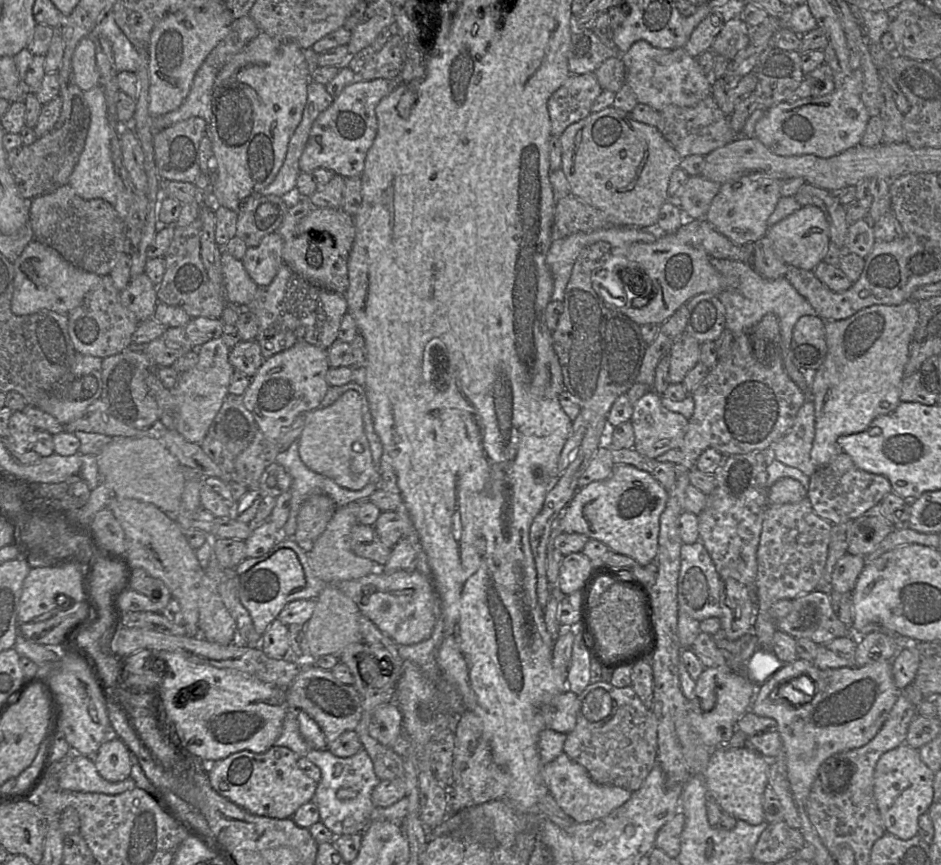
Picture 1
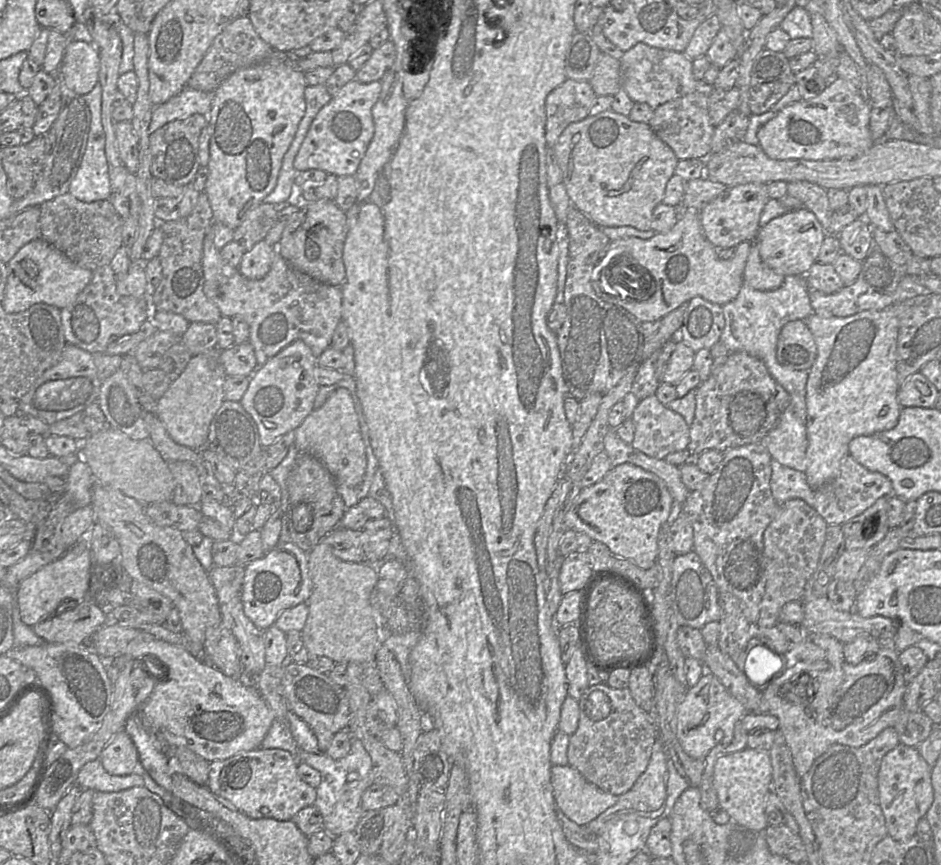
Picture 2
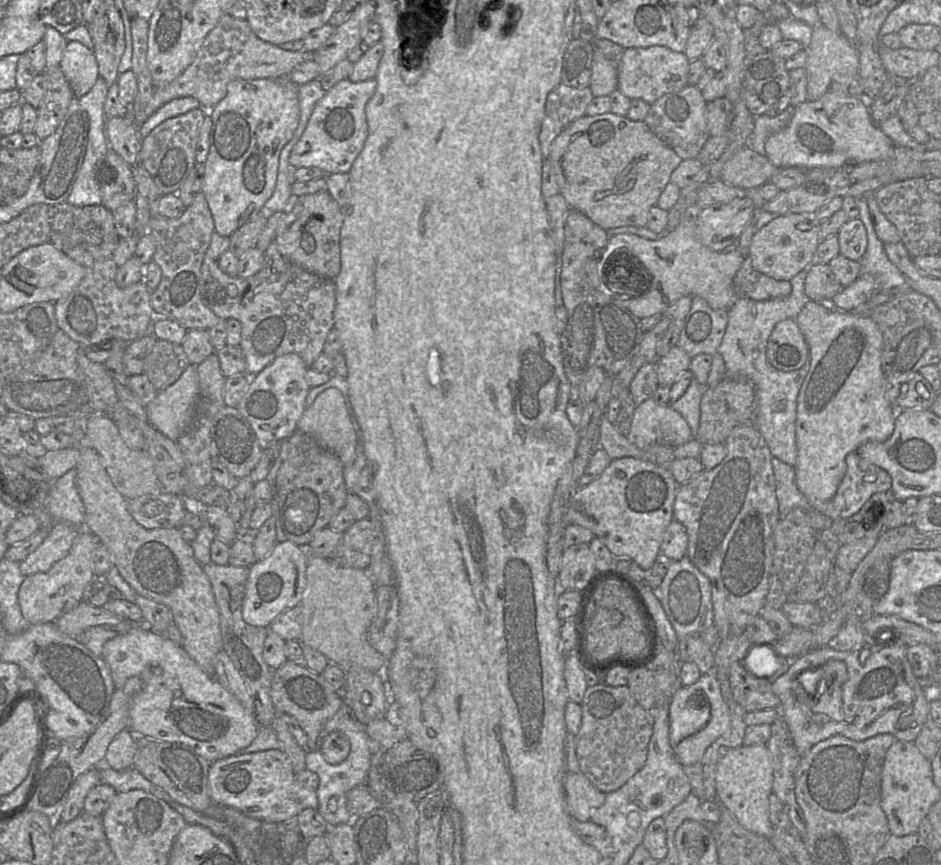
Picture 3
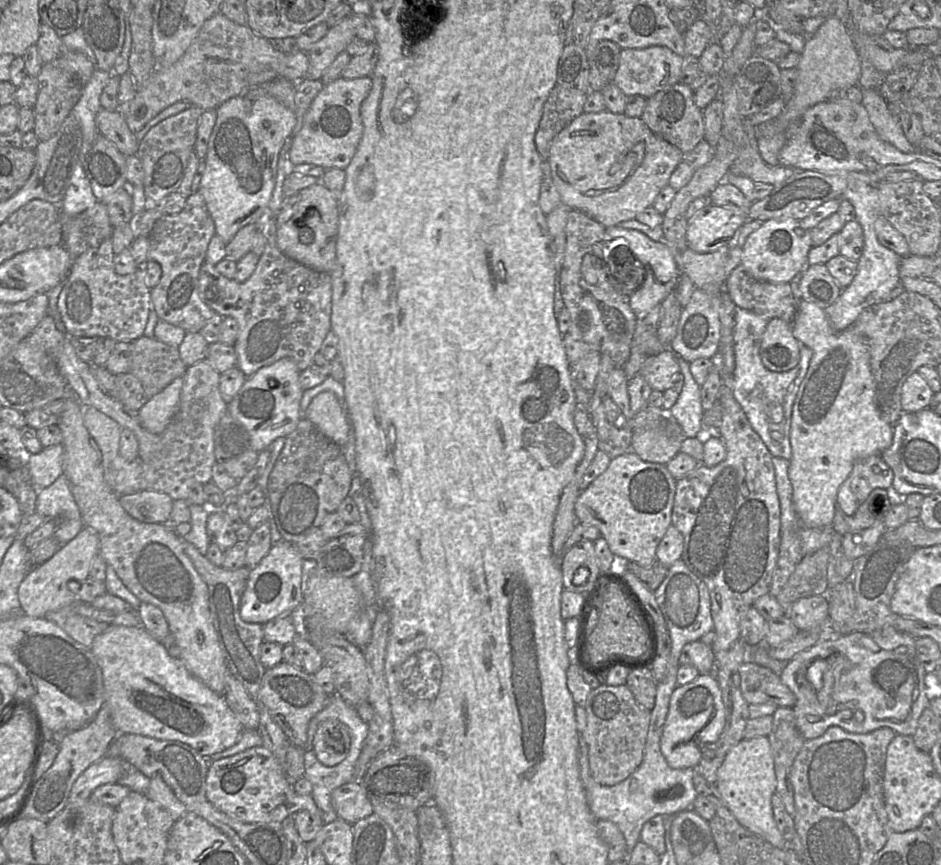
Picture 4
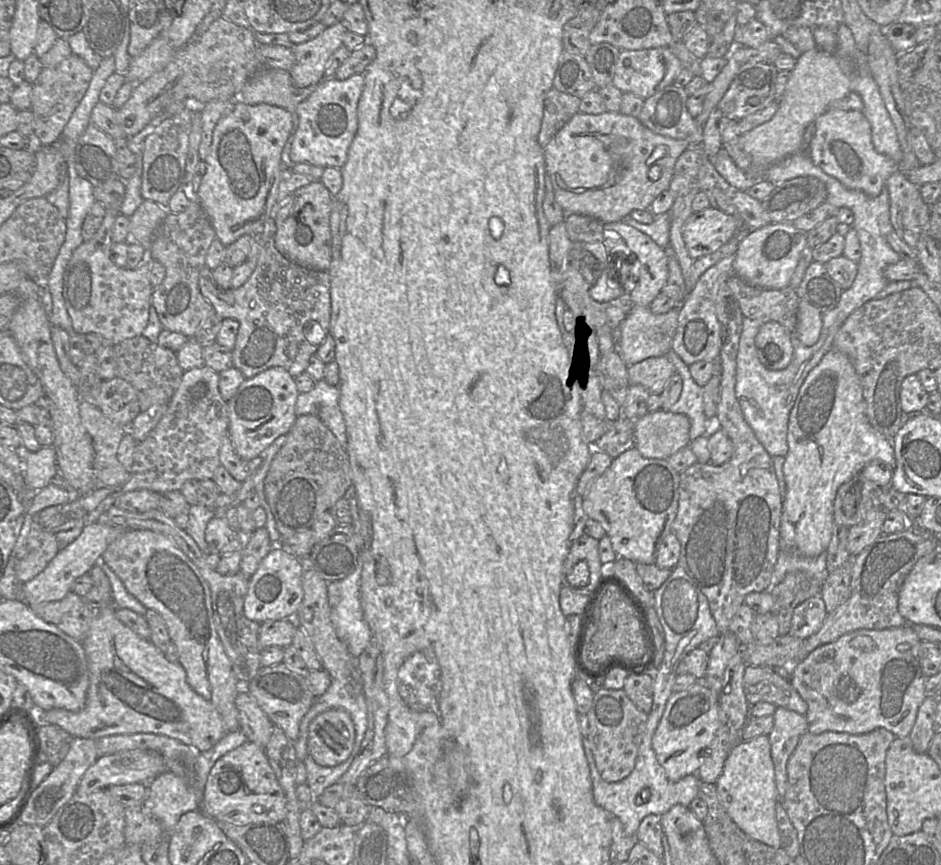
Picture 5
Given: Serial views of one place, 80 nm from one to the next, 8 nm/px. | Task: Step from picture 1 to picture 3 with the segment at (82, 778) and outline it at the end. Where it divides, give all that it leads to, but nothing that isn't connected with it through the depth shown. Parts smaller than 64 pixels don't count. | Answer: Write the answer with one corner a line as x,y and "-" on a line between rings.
104,759
102,764
95,767
100,771
101,783
109,784
117,793
136,789
153,793
154,785
134,767
125,770
114,770
106,765

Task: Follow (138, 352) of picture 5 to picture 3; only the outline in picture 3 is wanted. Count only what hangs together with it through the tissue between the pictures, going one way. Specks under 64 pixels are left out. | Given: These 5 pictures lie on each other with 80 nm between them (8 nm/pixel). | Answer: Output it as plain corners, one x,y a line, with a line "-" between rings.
157,339
145,361
143,374
147,375
159,392
177,381
189,365
190,362
181,344

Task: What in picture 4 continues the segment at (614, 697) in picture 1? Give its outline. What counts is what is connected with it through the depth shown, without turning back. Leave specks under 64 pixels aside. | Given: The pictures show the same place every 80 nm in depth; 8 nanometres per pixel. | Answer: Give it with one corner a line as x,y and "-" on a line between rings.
601,684
592,689
585,707
587,724
581,733
588,745
588,761
596,782
612,786
625,780
641,764
651,711
642,707
626,685

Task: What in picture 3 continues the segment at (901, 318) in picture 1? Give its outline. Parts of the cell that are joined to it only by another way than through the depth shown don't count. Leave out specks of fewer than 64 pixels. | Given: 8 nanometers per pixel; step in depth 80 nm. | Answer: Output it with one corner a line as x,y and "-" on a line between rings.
809,300
795,317
809,348
809,371
797,398
796,484
809,504
818,512
832,500
846,471
846,457
866,442
884,442
895,429
895,409
886,397
882,370
883,336
867,315
834,309
827,303

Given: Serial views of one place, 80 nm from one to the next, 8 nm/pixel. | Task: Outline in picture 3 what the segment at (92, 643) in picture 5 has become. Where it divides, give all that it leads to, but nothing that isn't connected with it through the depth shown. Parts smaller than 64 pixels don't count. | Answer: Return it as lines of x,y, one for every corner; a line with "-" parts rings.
147,626
130,629
108,640
102,651
115,685
121,687
132,677
140,677
142,689
132,699
129,712
129,728
134,739
152,737
163,741
181,743
191,747
209,762
235,755
248,747
256,738
260,726
255,715
247,711
240,701
210,676
189,656
181,644
176,644
164,634

